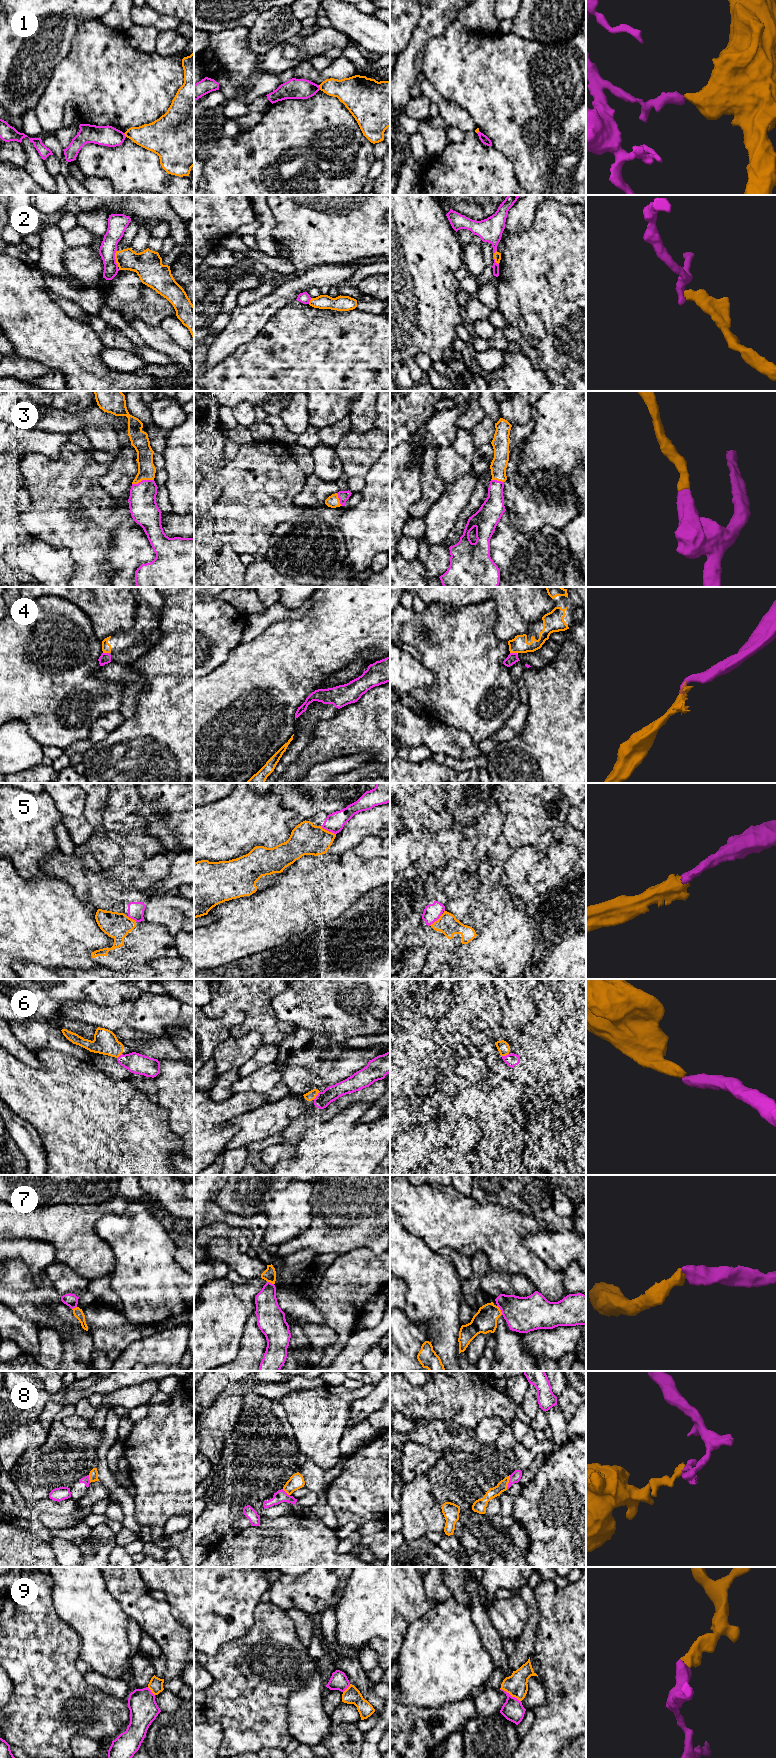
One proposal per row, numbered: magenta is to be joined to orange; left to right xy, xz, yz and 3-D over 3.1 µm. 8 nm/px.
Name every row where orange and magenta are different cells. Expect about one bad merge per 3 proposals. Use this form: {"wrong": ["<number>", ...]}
{"wrong": ["1", "2", "4", "5", "6", "8"]}

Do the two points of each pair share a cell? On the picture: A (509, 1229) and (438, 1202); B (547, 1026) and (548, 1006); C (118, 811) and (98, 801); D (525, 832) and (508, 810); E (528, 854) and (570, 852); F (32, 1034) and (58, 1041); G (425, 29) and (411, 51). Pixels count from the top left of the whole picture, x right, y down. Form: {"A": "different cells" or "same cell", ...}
{"A": "same cell", "B": "same cell", "C": "different cells", "D": "same cell", "E": "same cell", "F": "same cell", "G": "same cell"}

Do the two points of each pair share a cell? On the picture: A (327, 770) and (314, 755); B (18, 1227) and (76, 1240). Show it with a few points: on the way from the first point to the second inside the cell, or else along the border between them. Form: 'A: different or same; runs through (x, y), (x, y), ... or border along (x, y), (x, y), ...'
A: different; border along (344, 757), (318, 763), (307, 772)
B: same; runs through (32, 1227), (62, 1227)

